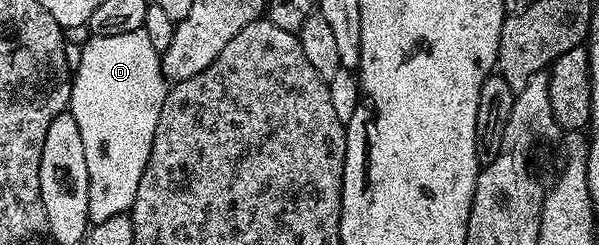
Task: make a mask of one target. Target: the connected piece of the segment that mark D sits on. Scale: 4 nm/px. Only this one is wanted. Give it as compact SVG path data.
M133 31L132 33L116 33L115 35L94 35L90 37L90 40L86 43L86 48L82 51L82 56L78 59L78 67L76 63L76 70L72 75L72 82L70 85L70 105L68 108L68 113L76 121L76 129L80 129L80 141L84 141L84 162L88 165L88 213L90 214L91 224L103 223L108 221L110 217L116 217L117 215L125 215L129 212L130 207L134 203L134 198L136 197L136 185L140 185L140 177L144 173L144 169L148 165L148 157L152 153L152 141L154 140L154 134L156 133L156 121L160 121L160 109L164 105L166 100L166 92L168 90L168 80L165 75L162 74L162 60L160 58L160 53L152 45L152 41L148 41L148 33L146 31Z

